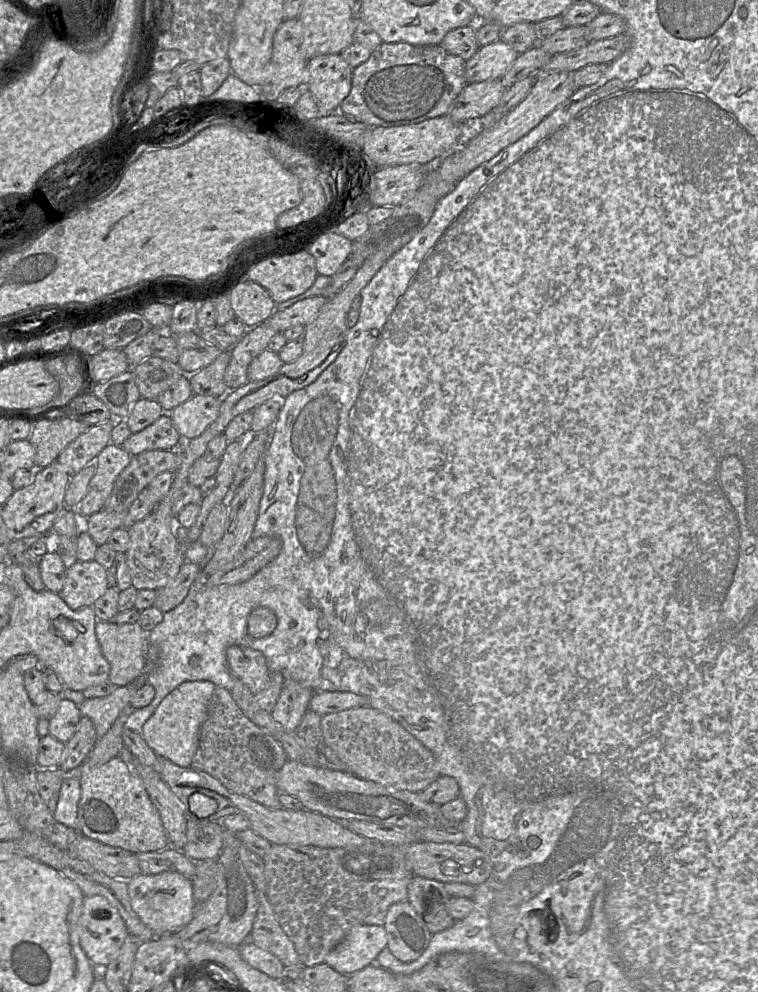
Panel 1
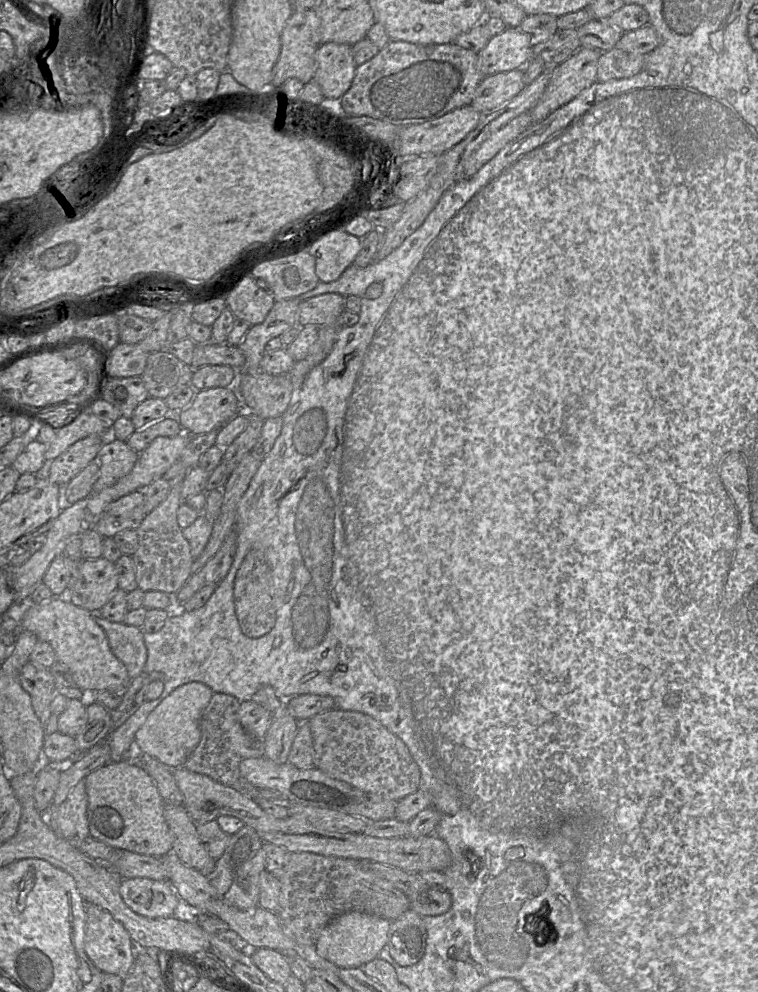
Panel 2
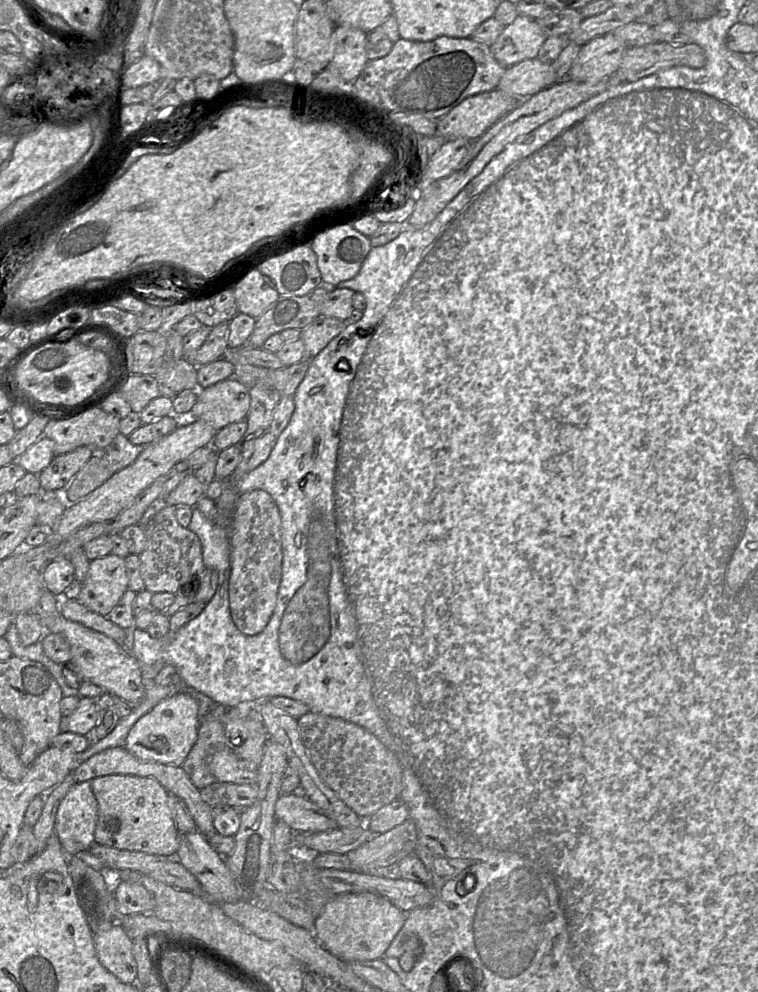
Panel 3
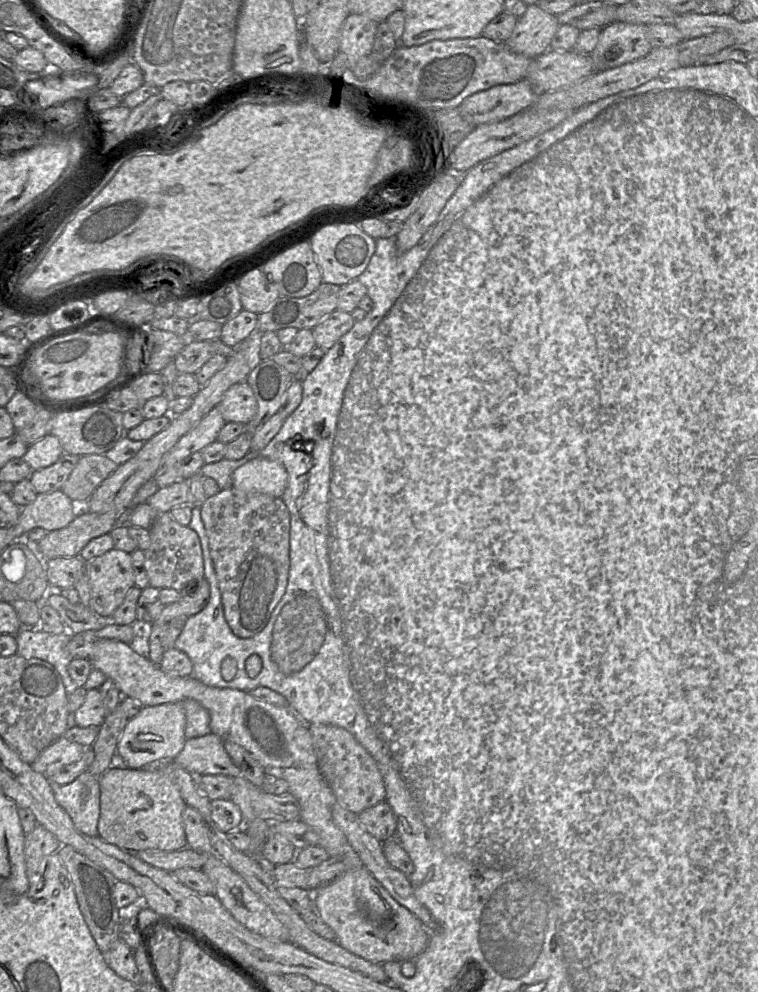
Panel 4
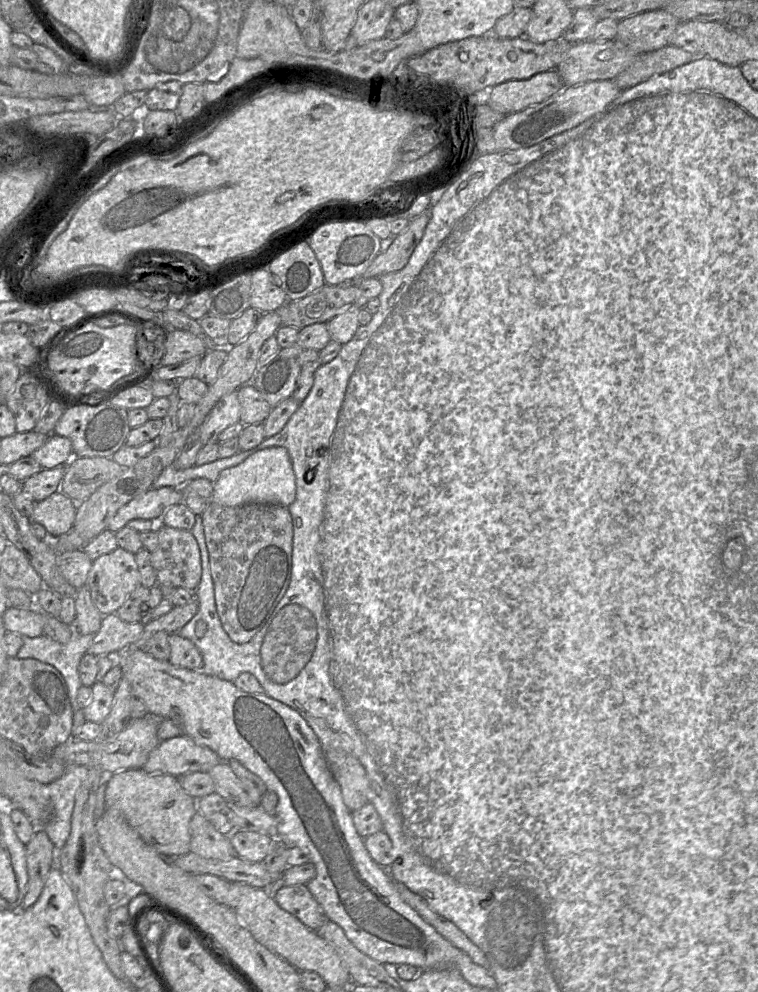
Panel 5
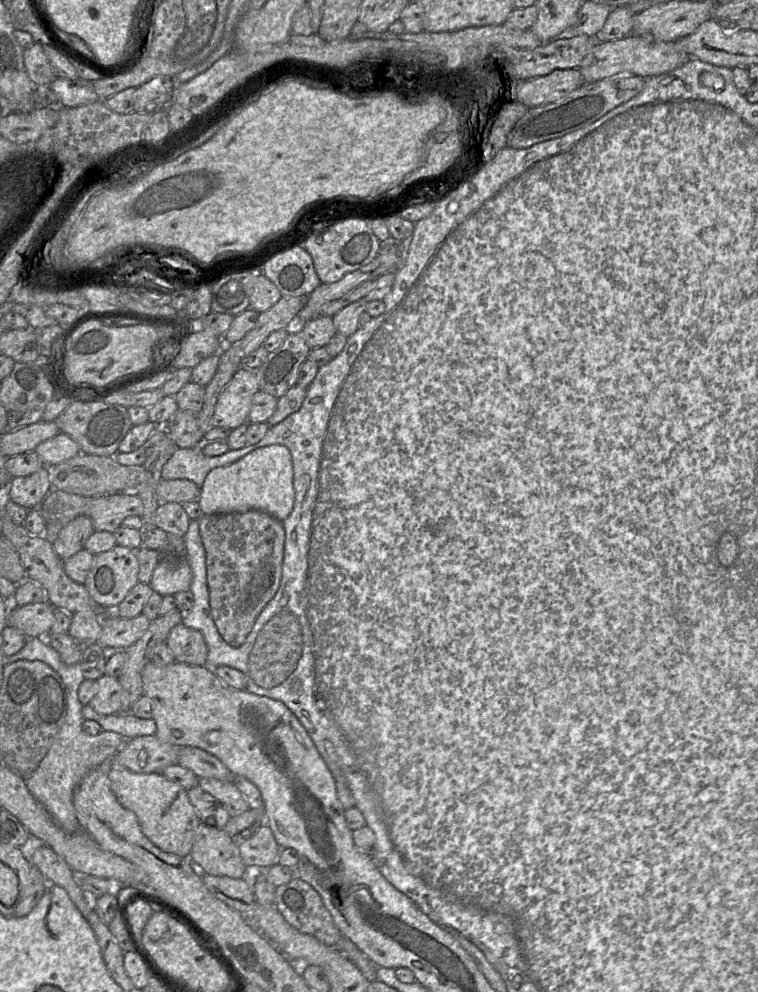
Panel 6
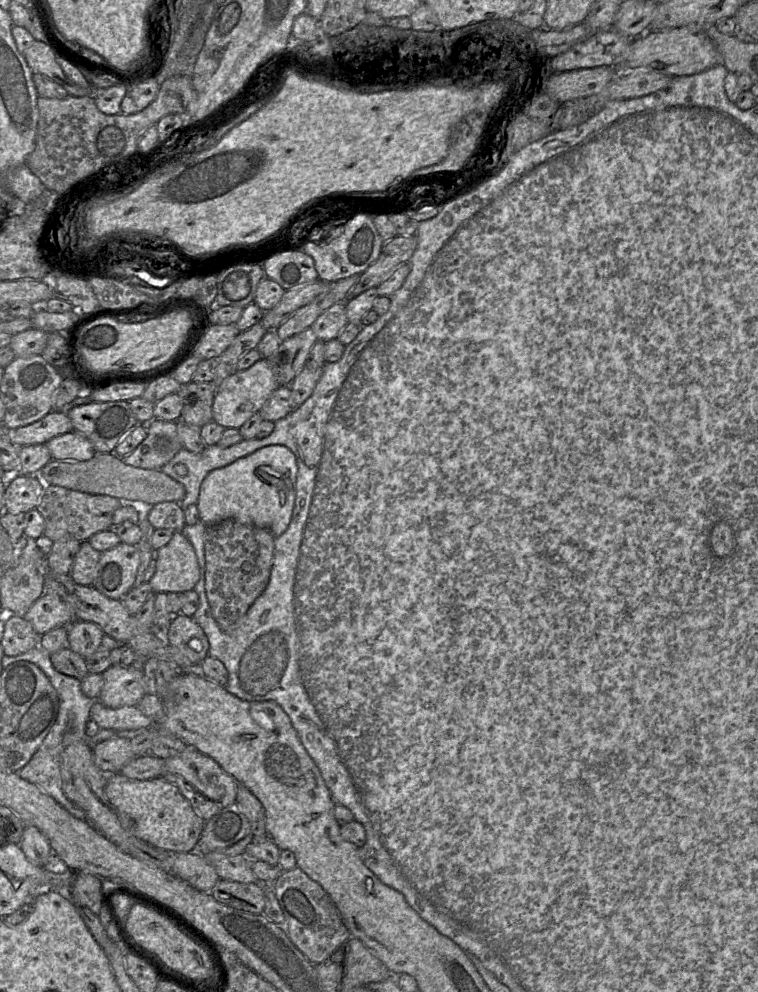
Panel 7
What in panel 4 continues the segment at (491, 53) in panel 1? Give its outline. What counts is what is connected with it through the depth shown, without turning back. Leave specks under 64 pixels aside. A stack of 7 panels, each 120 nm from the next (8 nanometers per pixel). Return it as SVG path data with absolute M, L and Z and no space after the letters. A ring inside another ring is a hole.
M531 4L518 18L511 36L504 44L513 52L534 59L550 49L559 26L557 16Z

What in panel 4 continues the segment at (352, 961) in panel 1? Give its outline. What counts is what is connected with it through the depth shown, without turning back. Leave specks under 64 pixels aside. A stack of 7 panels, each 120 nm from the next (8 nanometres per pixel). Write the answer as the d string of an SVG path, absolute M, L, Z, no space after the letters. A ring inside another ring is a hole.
M364 866L339 875L312 895L315 909L335 932L336 942L365 960L378 964L414 960L427 948L430 937L427 927L399 904Z

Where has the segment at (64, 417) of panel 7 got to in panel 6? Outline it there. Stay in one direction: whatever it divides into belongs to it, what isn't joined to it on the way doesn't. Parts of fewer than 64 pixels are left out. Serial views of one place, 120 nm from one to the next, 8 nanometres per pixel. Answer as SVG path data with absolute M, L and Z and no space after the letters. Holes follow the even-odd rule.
M39 421L1 434L2 450L7 457L33 452L43 441L60 433L56 421Z

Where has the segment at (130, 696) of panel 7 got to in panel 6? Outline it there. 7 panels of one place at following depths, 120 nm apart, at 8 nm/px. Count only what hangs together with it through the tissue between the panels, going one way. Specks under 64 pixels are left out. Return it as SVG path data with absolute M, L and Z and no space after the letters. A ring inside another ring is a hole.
M102 675L96 680L96 693L89 705L101 715L123 712L123 688L118 678Z

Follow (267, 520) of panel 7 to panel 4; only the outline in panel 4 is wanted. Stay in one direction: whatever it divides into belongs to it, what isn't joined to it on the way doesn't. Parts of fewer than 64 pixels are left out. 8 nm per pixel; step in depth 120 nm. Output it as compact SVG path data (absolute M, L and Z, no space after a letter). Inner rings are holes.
M258 456L237 468L232 474L232 488L280 498L287 487L288 474L276 460Z

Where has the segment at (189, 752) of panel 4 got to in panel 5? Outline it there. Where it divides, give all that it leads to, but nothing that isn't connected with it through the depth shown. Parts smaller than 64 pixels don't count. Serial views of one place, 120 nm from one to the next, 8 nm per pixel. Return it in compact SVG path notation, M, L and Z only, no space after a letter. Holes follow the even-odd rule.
M180 735L163 740L153 749L142 767L148 773L163 773L181 777L191 772L209 772L222 762L206 746L197 744L191 737Z

